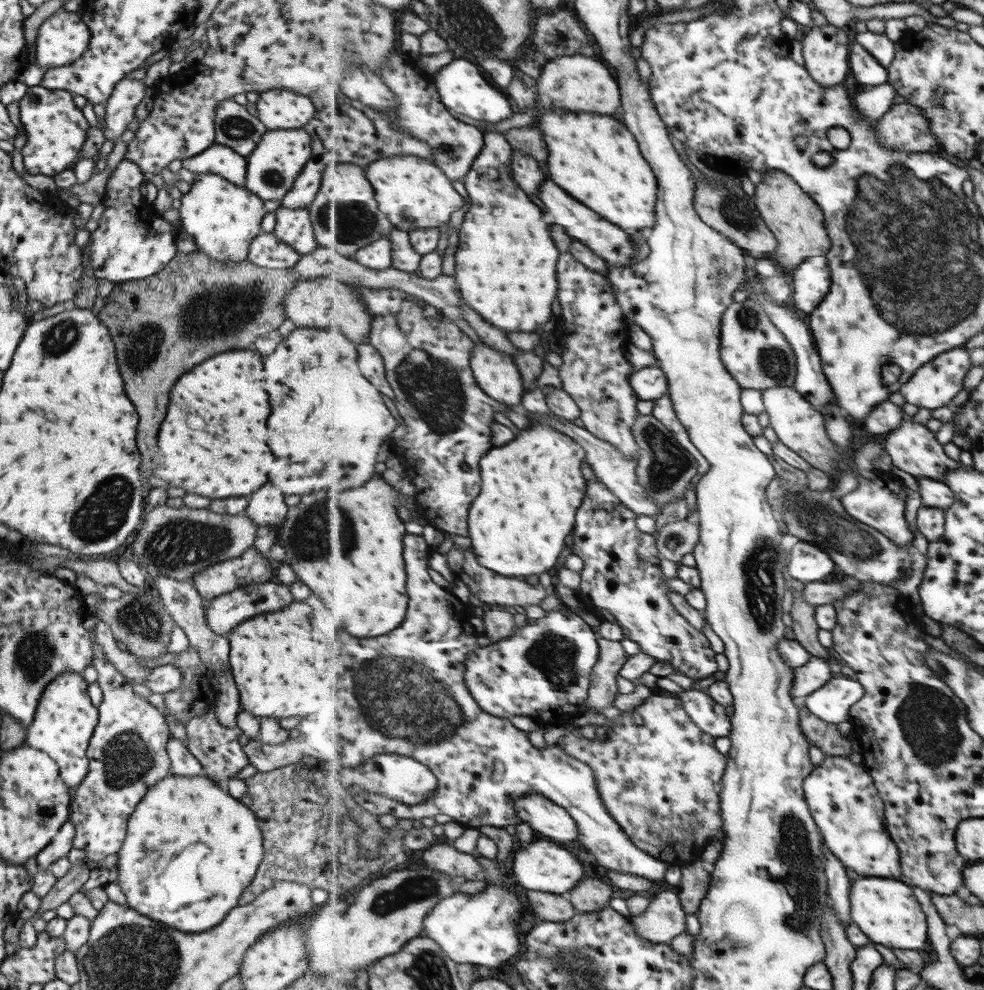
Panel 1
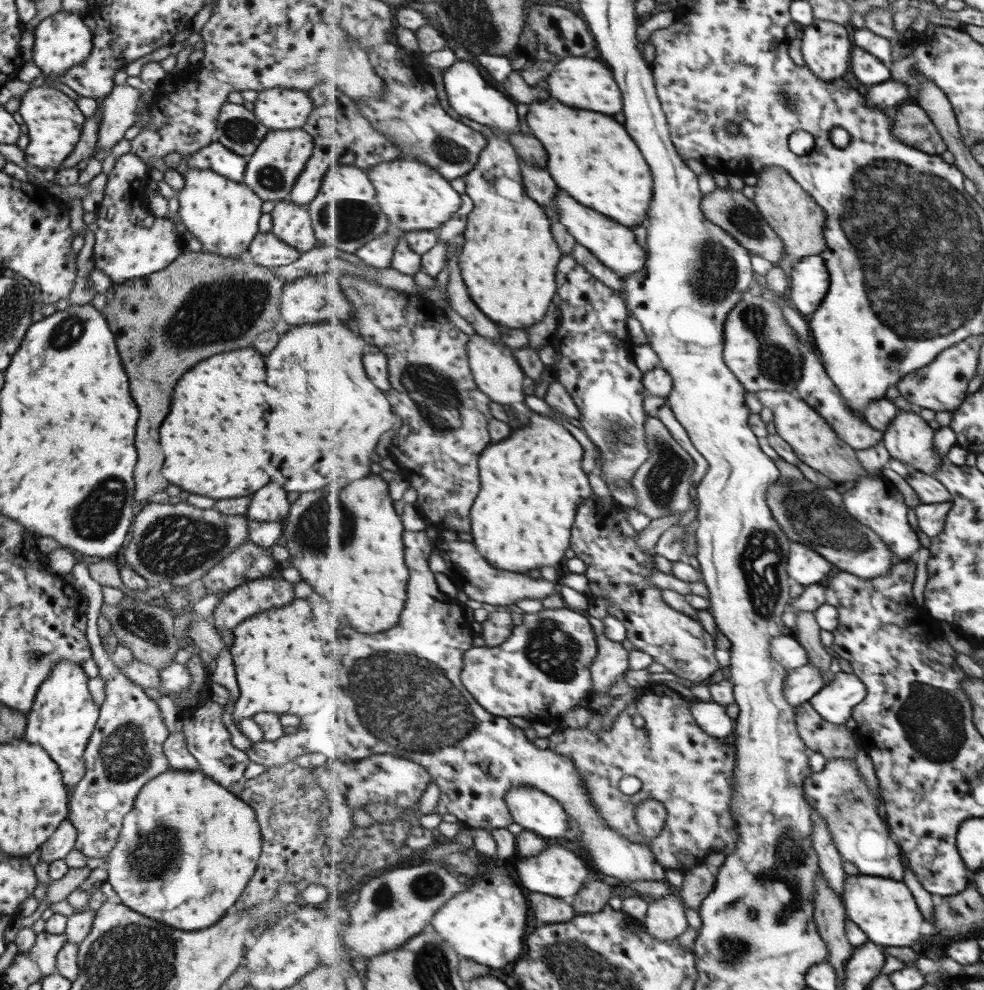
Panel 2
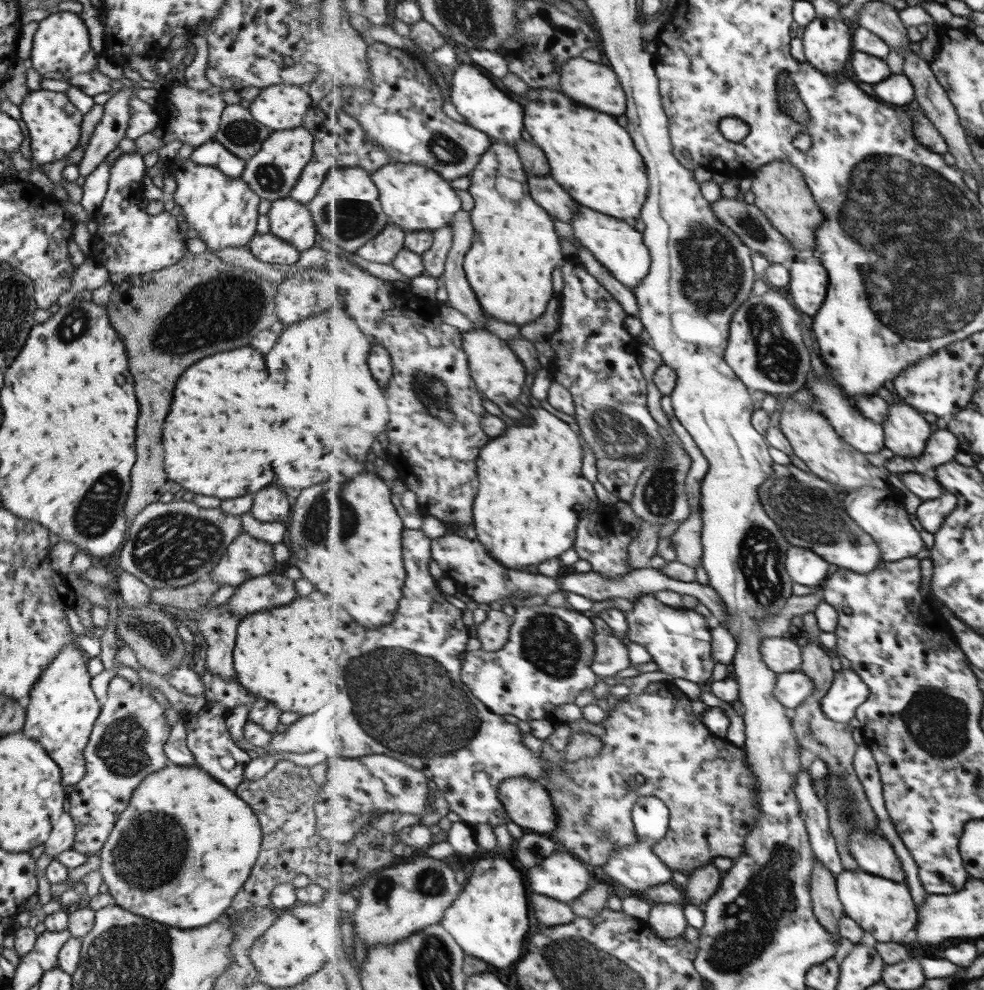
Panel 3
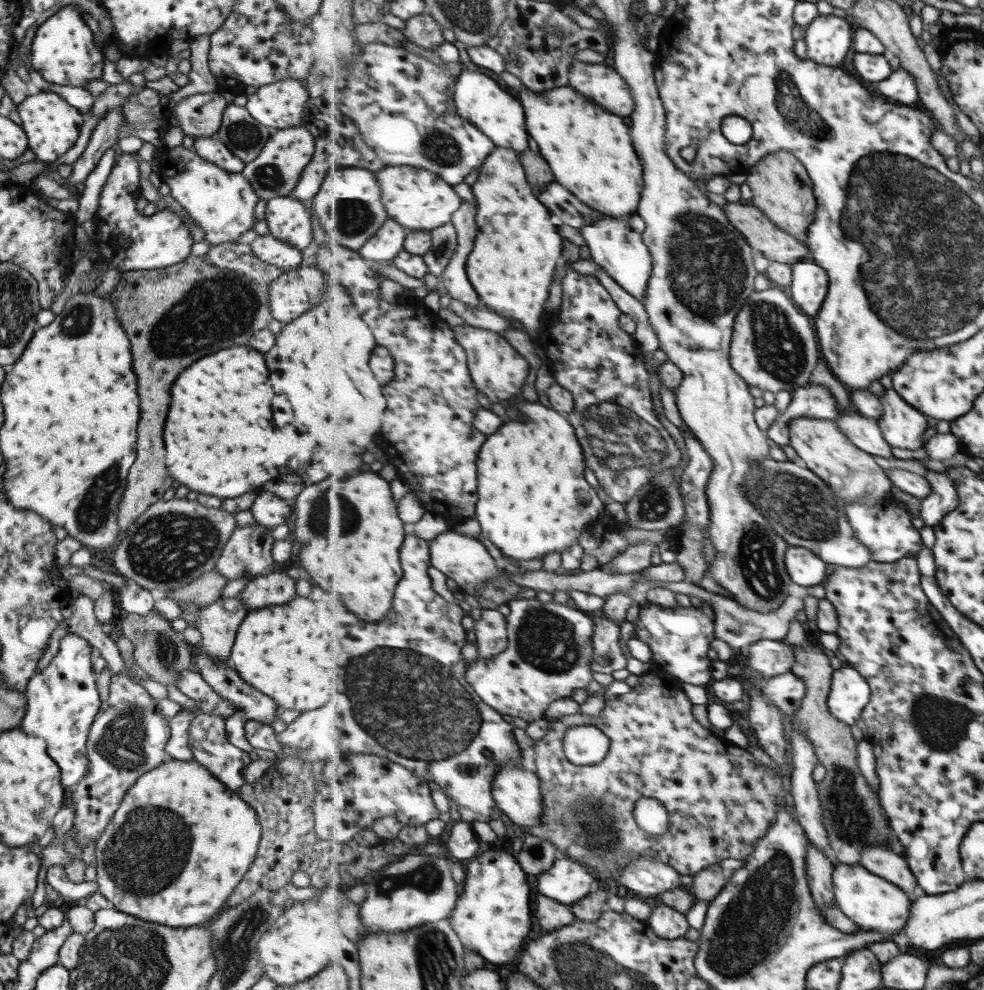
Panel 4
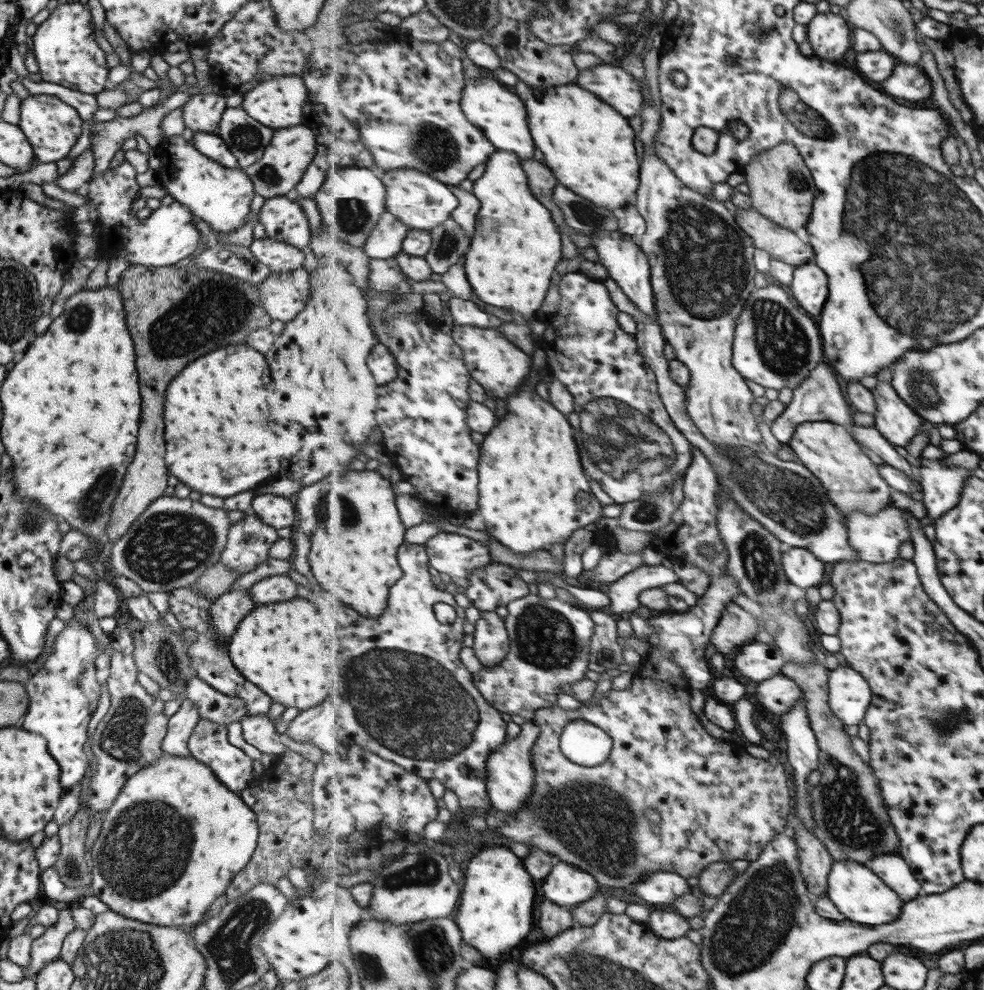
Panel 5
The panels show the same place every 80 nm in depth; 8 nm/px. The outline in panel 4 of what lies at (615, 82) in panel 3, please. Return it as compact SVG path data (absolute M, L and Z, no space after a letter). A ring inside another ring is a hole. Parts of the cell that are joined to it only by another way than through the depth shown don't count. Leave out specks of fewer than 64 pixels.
M574 61L572 70L570 70L571 86L577 88L581 94L585 94L591 100L597 100L597 104L605 106L607 110L613 110L613 114L621 116L631 116L636 109L636 102L633 91L624 76L619 74L615 68L609 68L609 63L588 64Z

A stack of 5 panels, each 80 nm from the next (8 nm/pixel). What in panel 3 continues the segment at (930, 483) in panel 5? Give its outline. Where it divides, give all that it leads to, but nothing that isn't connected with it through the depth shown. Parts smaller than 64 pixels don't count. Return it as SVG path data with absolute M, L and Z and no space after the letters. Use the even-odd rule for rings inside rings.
M945 489L939 498L922 501L917 509L917 519L926 531L934 535L957 508L958 501L949 489Z

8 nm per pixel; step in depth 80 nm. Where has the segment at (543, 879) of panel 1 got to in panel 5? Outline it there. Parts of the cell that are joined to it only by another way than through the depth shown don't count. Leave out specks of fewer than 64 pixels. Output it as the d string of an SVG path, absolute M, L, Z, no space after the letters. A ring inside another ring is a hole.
M559 862L553 868L553 874L549 874L549 882L545 882L543 886L543 892L549 900L553 900L559 906L571 906L571 908L596 896L597 890L599 884L591 874L567 862Z

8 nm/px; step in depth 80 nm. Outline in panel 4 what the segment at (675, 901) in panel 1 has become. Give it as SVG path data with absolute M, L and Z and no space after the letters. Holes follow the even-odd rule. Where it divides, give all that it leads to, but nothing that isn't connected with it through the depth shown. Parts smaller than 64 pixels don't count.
M665 904L655 907L647 922L660 937L666 939L685 937L691 927L683 912Z

